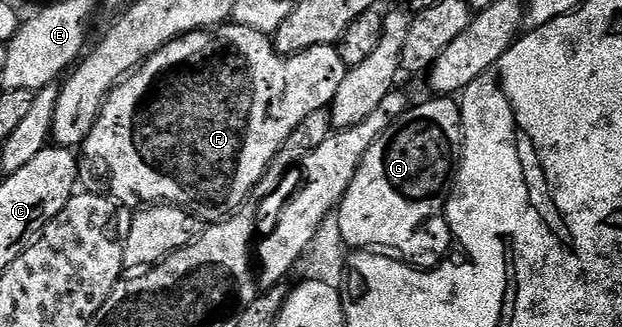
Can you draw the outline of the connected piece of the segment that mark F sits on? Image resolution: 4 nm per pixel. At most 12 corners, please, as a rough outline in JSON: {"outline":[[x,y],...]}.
{"outline":[[236,23],[109,93],[83,169],[212,223],[329,109],[332,45]]}

